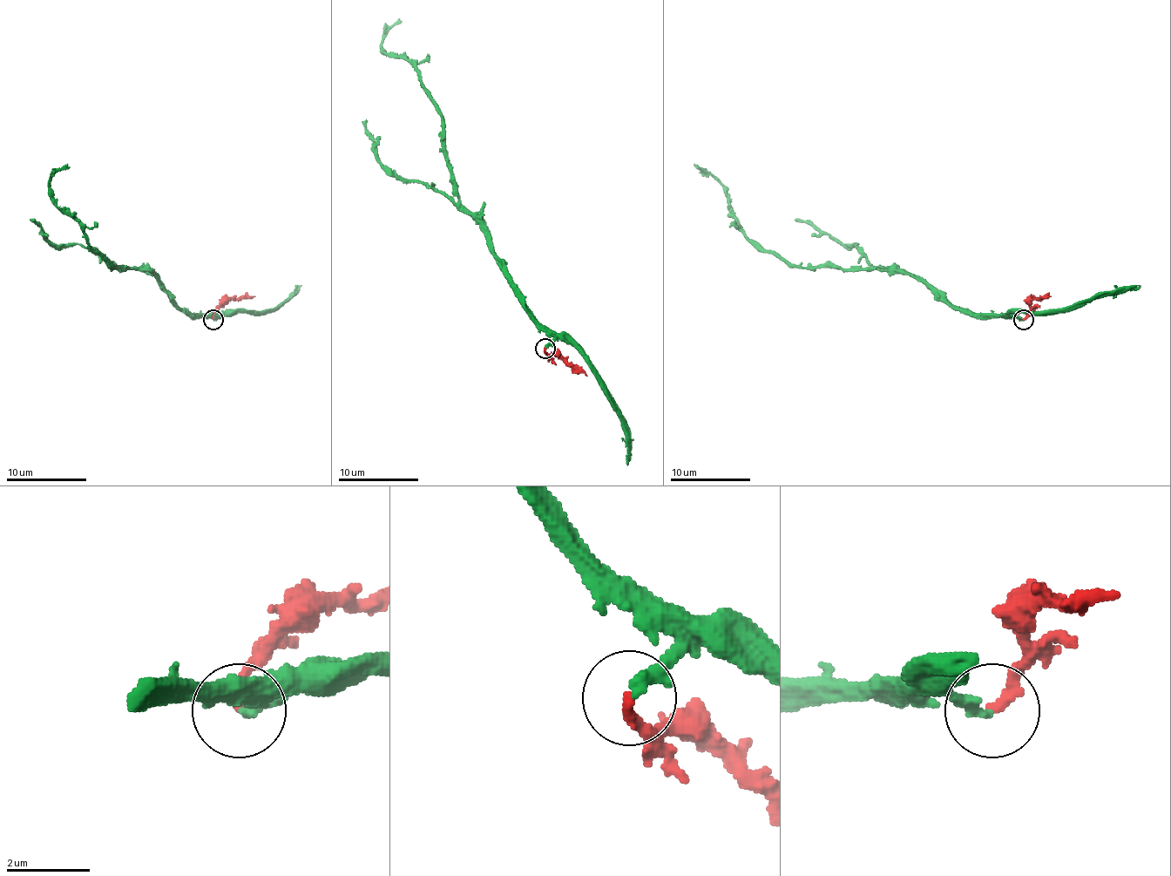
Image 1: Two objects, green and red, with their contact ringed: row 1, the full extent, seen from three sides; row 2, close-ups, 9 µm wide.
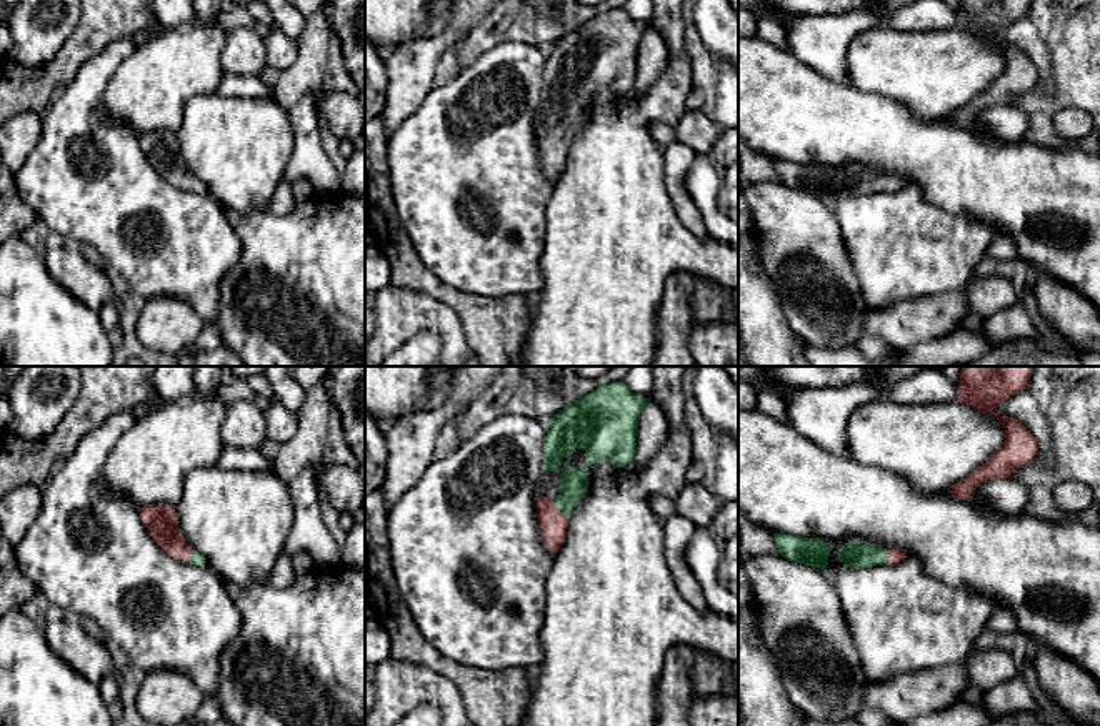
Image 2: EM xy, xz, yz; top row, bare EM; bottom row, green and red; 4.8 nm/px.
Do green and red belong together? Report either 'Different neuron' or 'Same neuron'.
Same neuron

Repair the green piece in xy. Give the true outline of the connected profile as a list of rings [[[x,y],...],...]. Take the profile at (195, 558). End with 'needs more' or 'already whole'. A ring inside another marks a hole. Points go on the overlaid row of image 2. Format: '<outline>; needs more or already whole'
[[[150,505],[138,508],[138,511],[147,531],[168,556],[182,558],[198,568],[207,564],[205,558],[180,535],[173,505]]]; needs more

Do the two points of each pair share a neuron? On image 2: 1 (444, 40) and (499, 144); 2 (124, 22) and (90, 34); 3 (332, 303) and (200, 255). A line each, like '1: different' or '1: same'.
1: different
2: same
3: different

